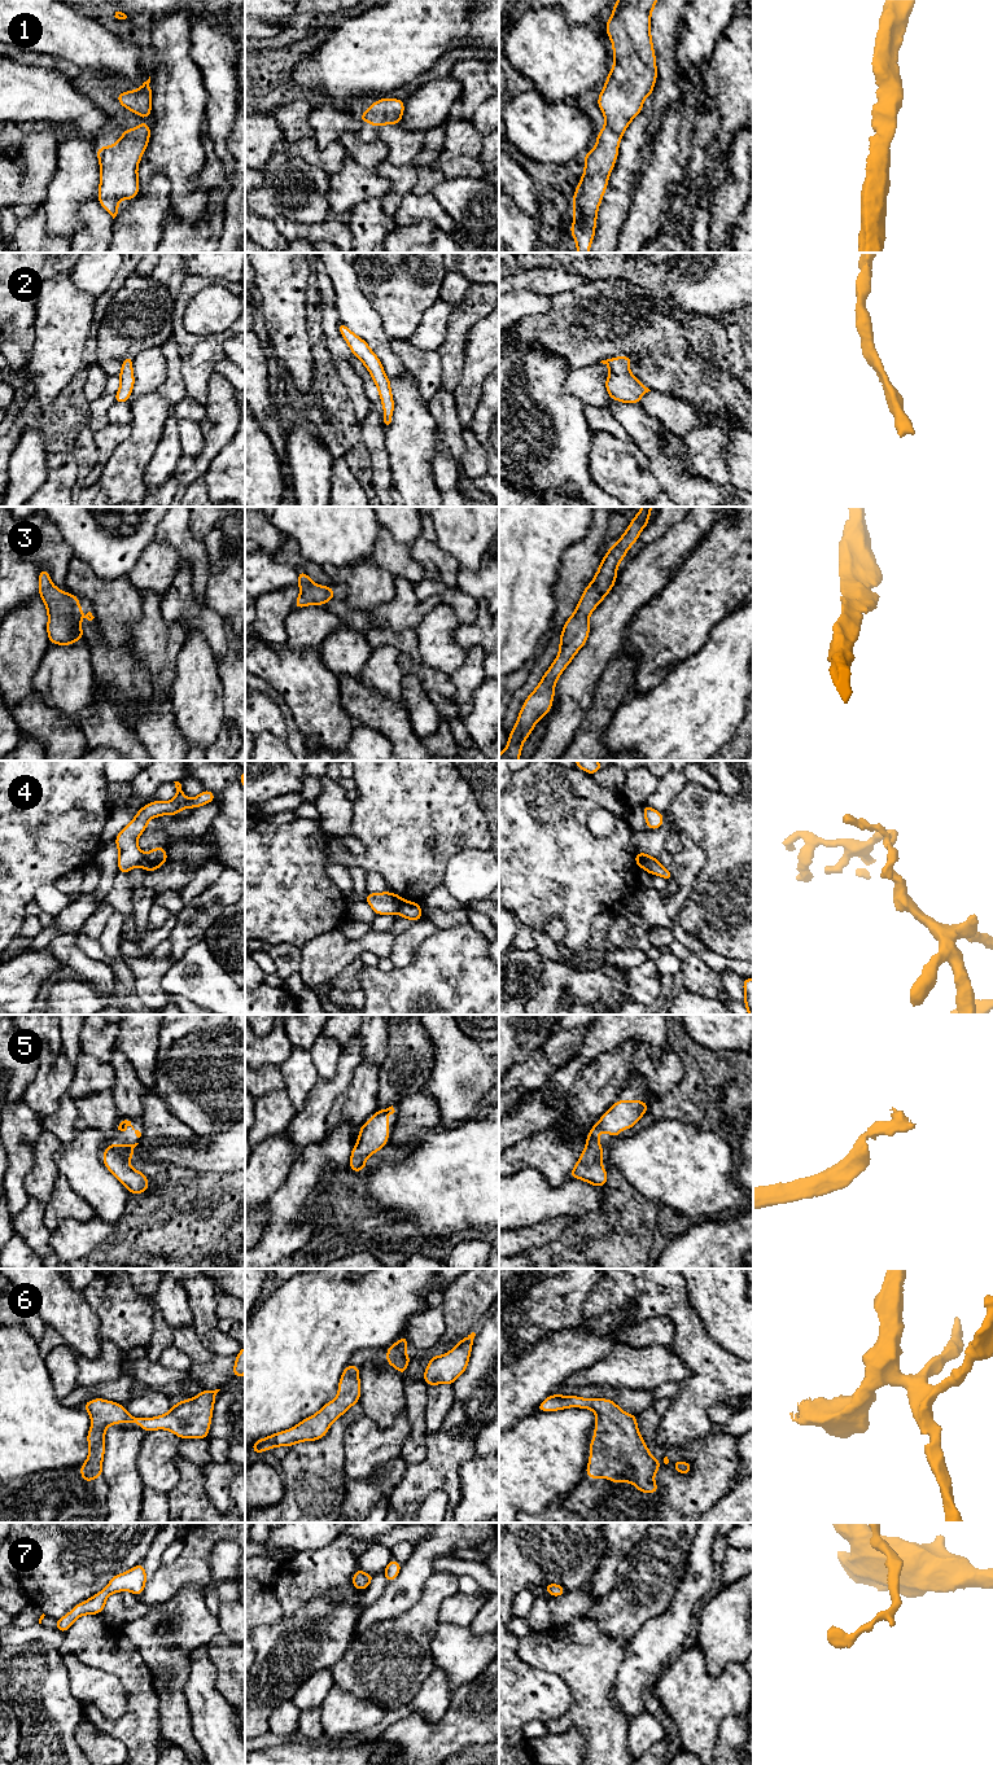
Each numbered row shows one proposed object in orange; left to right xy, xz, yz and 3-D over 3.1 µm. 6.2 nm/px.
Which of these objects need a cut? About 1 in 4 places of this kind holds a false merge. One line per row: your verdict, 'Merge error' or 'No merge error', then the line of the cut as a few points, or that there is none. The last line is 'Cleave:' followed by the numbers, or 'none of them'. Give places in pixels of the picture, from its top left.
1: No merge error. No split
2: No merge error. No split
3: No merge error. No split
4: Merge error. Split along xz (403, 899), (397, 911)
5: No merge error. No split
6: No merge error. No split
7: No merge error. No split
Cleave: 4

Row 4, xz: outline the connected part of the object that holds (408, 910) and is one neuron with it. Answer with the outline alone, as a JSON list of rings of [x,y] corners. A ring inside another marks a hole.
[[[403,899],[398,910],[398,914],[402,916],[402,919],[417,921],[423,917],[424,912],[417,902],[410,902]]]

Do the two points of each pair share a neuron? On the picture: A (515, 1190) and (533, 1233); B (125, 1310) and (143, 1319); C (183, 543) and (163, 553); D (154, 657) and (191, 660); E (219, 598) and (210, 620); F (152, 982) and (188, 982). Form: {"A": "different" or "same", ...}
{"A": "different", "B": "same", "C": "different", "D": "different", "E": "different", "F": "different"}

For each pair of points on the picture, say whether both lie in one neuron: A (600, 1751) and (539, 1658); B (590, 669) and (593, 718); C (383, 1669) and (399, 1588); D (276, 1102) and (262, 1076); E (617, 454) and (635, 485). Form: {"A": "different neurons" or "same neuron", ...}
{"A": "same neuron", "B": "different neurons", "C": "different neurons", "D": "different neurons", "E": "same neuron"}

